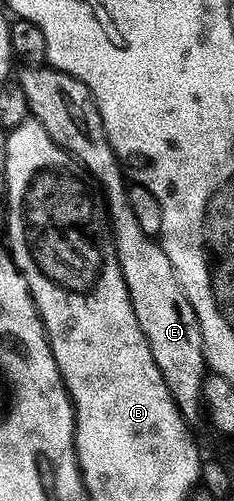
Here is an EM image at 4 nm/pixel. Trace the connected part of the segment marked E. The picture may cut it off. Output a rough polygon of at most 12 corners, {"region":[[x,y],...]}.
{"region":[[50,65],[31,118],[101,192],[121,277],[179,414],[205,415],[199,318],[129,205],[97,101]]}

